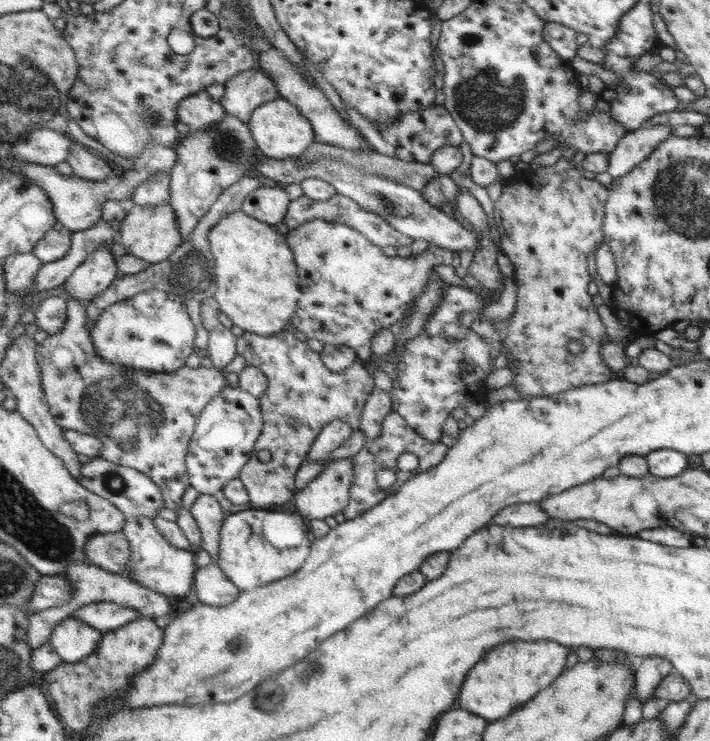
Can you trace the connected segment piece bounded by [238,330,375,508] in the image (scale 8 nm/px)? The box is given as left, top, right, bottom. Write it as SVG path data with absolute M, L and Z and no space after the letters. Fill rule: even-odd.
M287 330L268 337L244 332L238 337L238 350L247 366L259 368L268 379L267 392L260 399L265 418L264 433L240 479L246 484L250 504L255 508L281 506L293 501L297 494L297 473L325 426L343 420L354 430L361 429L365 404L375 392L370 363L357 357L349 369L335 373L327 367L319 352L309 348L307 341L298 340ZM261 450L271 454L269 462L257 458L255 454Z

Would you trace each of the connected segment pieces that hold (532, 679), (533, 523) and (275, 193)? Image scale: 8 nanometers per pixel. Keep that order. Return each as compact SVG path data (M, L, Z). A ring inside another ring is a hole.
M507 642L501 646L495 646L477 666L473 666L473 674L469 674L469 682L461 688L461 698L458 707L472 711L473 714L481 715L490 721L499 721L508 717L515 710L525 706L533 697L543 689L551 686L556 678L564 670L569 670L569 654L575 653L574 648L561 646L559 642Z
M525 502L501 510L493 517L491 523L520 529L521 527L539 527L551 524L551 517L547 511L543 511L539 503Z
M263 186L245 197L241 210L261 222L274 225L284 222L291 204L292 200L282 186Z

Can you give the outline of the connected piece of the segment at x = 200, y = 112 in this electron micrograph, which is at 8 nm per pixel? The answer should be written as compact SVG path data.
M206 90L193 94L178 108L178 120L193 130L212 128L226 117L226 110Z

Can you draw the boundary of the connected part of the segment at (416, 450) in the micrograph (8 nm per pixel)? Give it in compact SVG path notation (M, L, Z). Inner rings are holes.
M393 410L385 417L381 437L367 442L367 445L354 456L356 478L351 488L351 500L349 505L341 513L341 518L353 520L354 518L360 517L365 512L371 511L375 506L381 505L381 502L384 502L387 497L397 494L398 490L416 474L421 474L441 464L443 459L447 456L448 449L448 446L443 442L433 443L425 439L425 436L413 430L405 421L405 418L397 411ZM405 452L410 452L418 458L419 465L415 470L401 471L397 469L397 458L399 458L401 454L405 454ZM385 468L395 470L397 473L397 482L395 486L393 486L393 490L383 490L377 486L377 473L379 470L385 470Z

